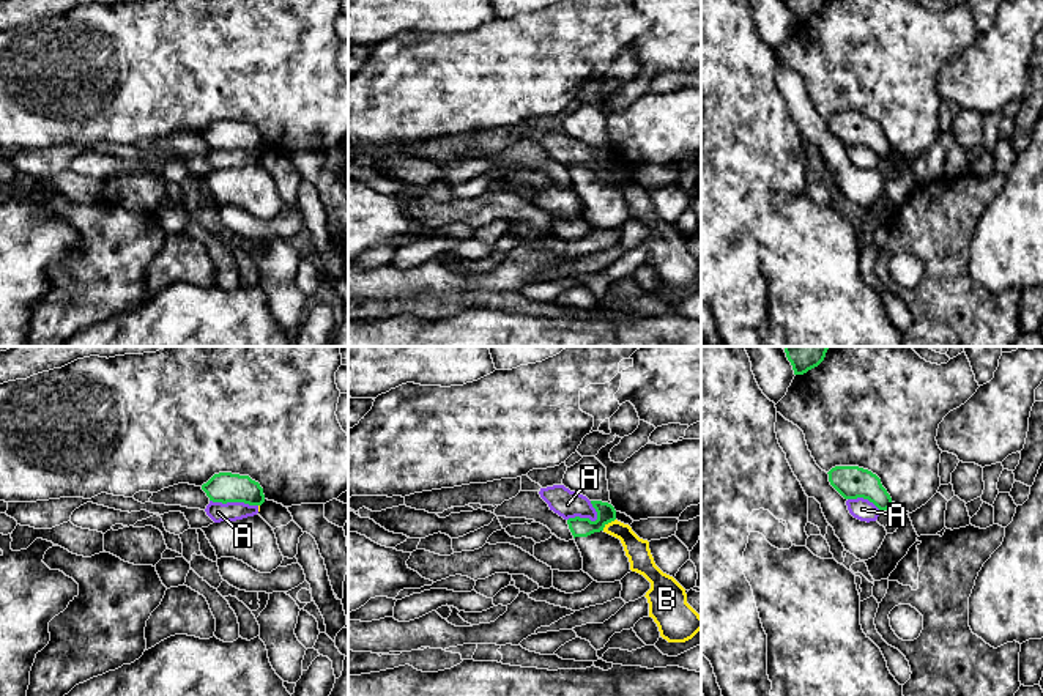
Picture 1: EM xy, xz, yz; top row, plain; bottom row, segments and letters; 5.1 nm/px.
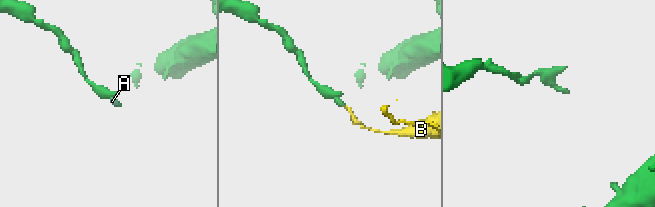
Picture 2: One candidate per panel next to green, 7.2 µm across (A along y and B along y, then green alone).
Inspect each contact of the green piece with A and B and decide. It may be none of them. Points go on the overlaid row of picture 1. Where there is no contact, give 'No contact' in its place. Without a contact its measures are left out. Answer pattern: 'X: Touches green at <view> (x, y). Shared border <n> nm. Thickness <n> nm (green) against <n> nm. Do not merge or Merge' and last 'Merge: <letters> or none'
A: Touches green at xy (233, 501). Shared border 260 nm. Thickness 160 nm (green) against 100 nm. Do not merge
B: Touches green at xz (608, 522). Shared border 90 nm. Thickness 100 nm (green) against 120 nm. Do not merge
Merge: none

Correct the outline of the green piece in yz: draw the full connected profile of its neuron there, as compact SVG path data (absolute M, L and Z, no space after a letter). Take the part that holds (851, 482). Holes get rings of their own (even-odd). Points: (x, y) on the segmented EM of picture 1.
M835 466L827 474L830 485L844 499L868 499L881 512L890 509L893 504L881 479L868 469L859 466Z

